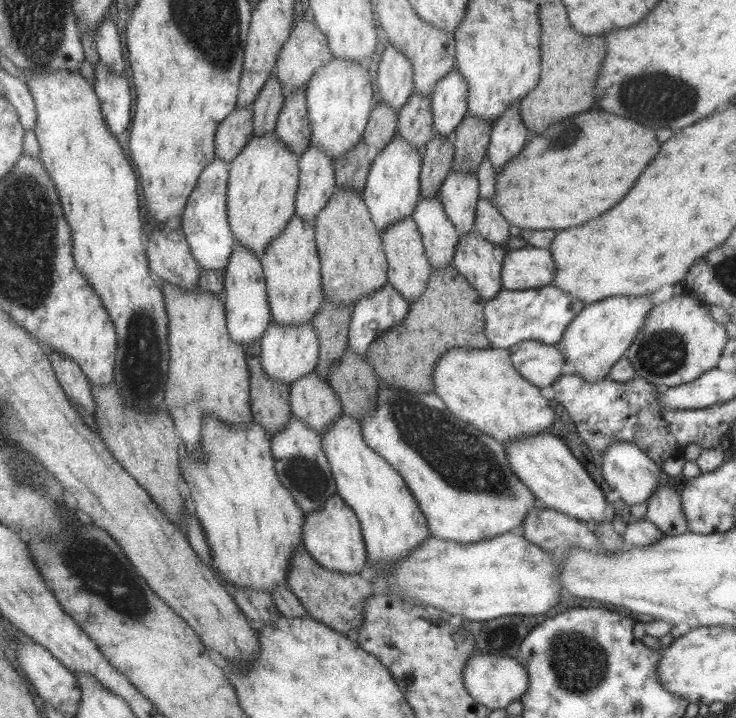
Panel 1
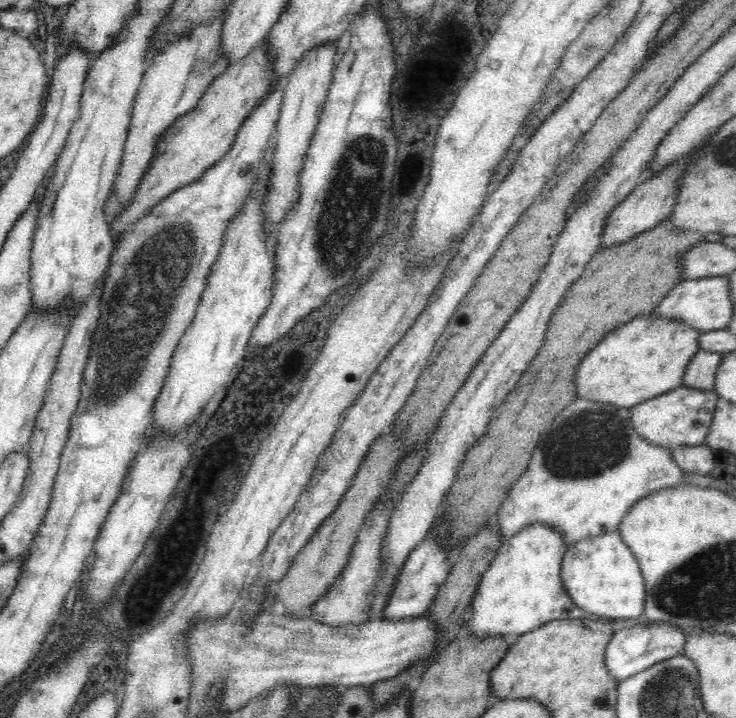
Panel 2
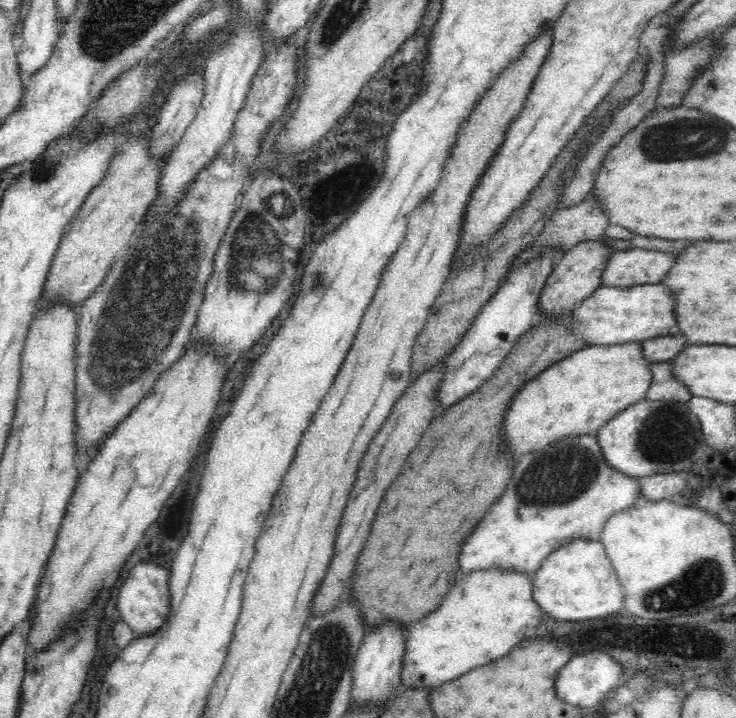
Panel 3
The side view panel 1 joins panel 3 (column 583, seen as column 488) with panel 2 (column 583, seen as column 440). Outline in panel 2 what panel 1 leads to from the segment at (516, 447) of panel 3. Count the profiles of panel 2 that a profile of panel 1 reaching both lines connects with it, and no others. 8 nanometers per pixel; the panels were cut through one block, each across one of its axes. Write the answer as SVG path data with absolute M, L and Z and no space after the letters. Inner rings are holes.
M646 315L622 324L590 350L572 374L576 398L630 408L674 388L682 387L682 374L699 351L700 332L676 320Z

